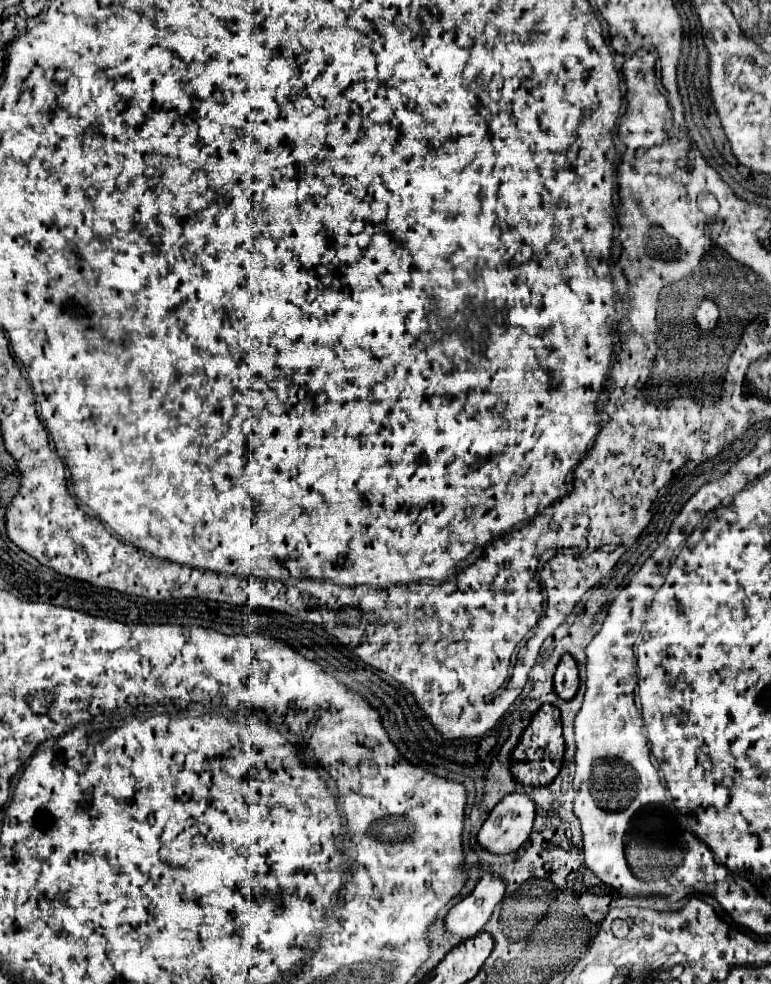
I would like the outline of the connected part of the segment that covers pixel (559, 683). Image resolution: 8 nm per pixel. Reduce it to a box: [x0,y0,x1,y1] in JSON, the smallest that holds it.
[553,655,579,701]

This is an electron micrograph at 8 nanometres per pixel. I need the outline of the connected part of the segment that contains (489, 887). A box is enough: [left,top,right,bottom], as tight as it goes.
[445,873,505,939]

